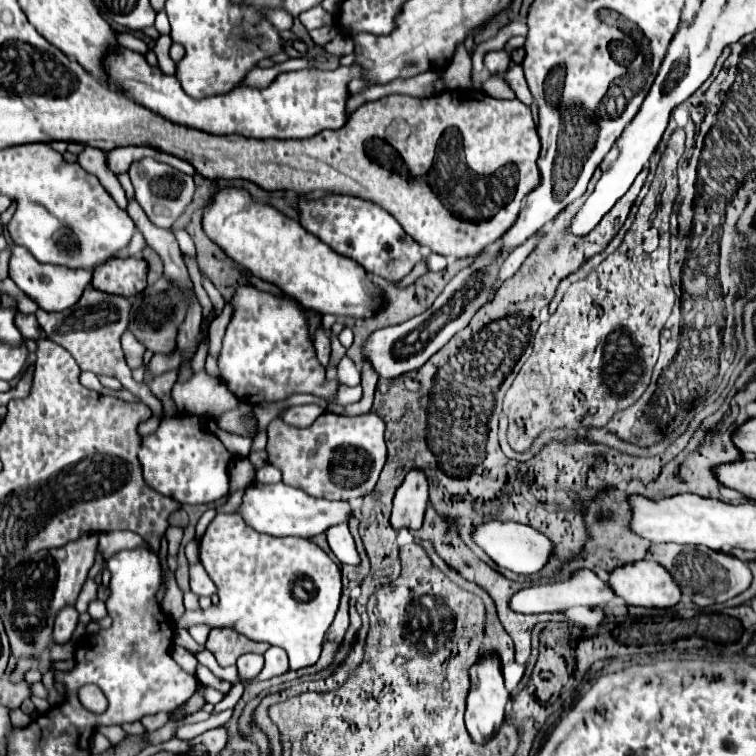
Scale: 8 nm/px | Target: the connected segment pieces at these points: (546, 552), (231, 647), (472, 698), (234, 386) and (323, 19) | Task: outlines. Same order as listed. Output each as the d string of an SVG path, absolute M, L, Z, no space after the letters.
M488 521L484 525L478 525L474 529L474 541L500 567L506 567L506 569L510 569L514 573L522 573L522 575L538 573L548 563L548 557L554 551L554 545L552 545L552 541L546 535L542 535L540 531L536 531L536 529L528 527L528 525L516 523L516 521L506 521L506 523L502 523L502 521Z
M230 627L212 629L208 635L208 641L206 641L206 649L216 657L216 661L222 667L234 665L236 659L244 653L264 653L268 647L270 645L256 643Z
M486 653L482 655L470 669L470 691L466 697L466 729L470 733L470 737L476 743L482 743L486 739L490 739L498 725L502 725L504 721L504 707L510 699L510 693L504 687L504 677L502 677L502 669L500 669L500 659L496 653Z
M246 285L246 289L236 289L232 305L232 319L226 327L218 359L220 377L230 393L252 405L262 399L282 401L294 393L312 393L326 399L334 397L338 381L326 381L324 367L316 359L310 341L306 311L298 301Z
M314 7L310 11L304 11L300 17L302 25L312 31L312 29L318 29L318 27L324 27L324 25L332 25L332 15L328 11L324 11L322 7Z

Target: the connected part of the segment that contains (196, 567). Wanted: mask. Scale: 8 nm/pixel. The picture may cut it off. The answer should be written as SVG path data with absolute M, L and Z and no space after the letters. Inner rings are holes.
M192 563L190 565L190 589L196 595L206 595L206 597L216 593L216 585L208 577L206 569L202 567L202 563Z

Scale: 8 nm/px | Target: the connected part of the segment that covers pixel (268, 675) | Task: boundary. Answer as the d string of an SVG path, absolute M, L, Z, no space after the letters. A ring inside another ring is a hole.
M270 647L266 653L264 653L264 659L266 659L266 665L262 669L262 673L256 677L256 681L266 681L266 679L272 679L282 673L288 671L288 655L284 649L280 647Z

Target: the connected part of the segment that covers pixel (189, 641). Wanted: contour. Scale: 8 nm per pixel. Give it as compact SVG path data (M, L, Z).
M176 629L176 633L174 633L174 643L186 647L190 653L200 653L200 651L204 649L204 647L200 647L200 645L196 645L196 641L188 635L186 629Z

